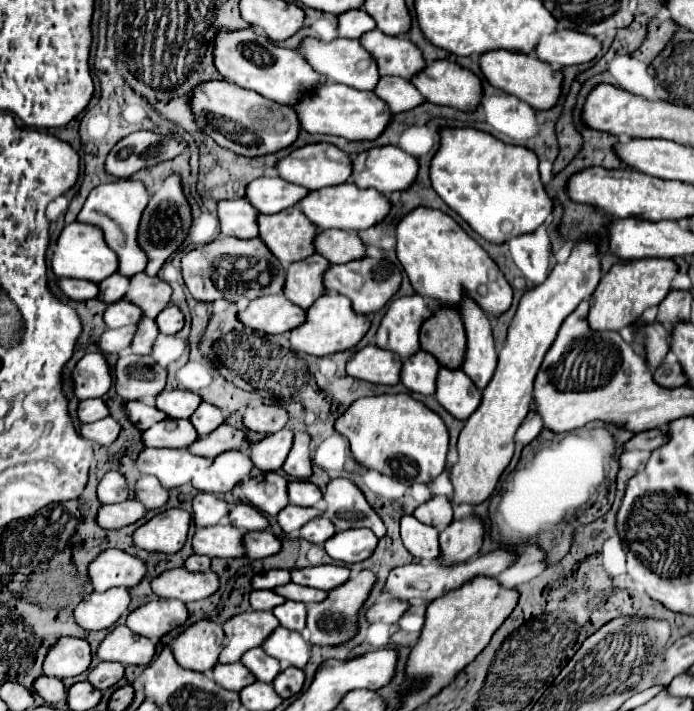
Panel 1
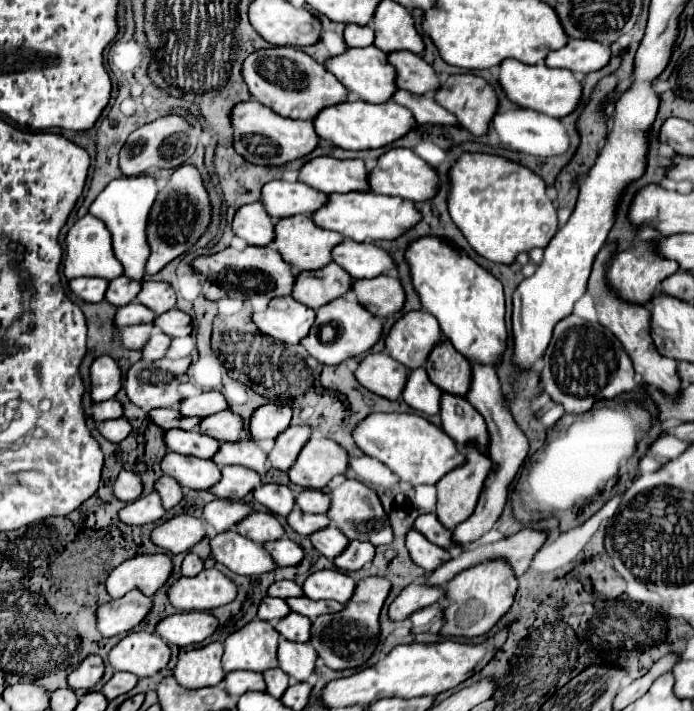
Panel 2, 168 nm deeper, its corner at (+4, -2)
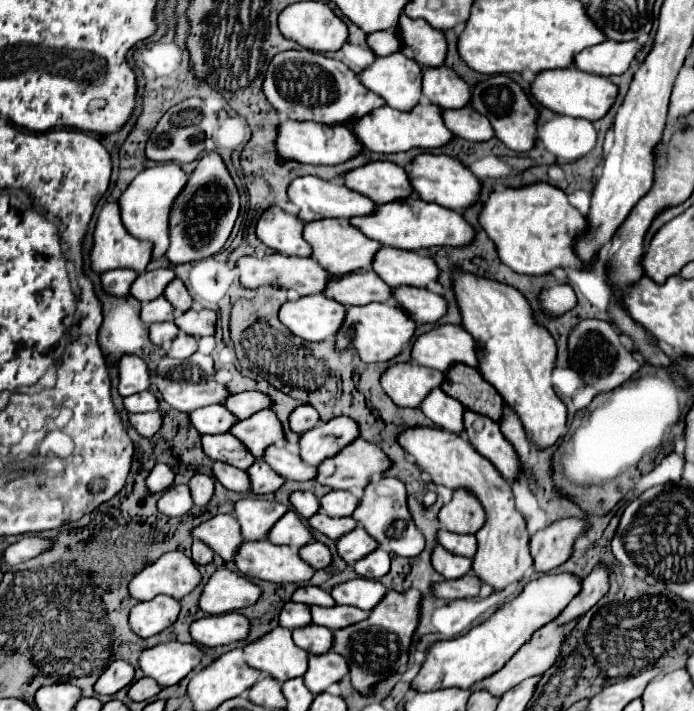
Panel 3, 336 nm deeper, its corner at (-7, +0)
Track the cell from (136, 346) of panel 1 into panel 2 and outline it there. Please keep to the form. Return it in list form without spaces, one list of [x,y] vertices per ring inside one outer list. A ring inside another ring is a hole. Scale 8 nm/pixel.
[[[155,327],[153,333],[151,333],[151,339],[143,347],[143,359],[145,361],[157,361],[157,359],[161,359],[167,353],[169,345],[171,345],[171,337],[167,337],[161,329]]]

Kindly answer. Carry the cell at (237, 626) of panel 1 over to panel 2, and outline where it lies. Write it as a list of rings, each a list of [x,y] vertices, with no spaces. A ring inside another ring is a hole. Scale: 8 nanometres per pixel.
[[[253,619],[253,623],[227,637],[223,667],[225,671],[249,669],[257,673],[279,667],[277,643],[279,635],[273,625],[261,619]]]

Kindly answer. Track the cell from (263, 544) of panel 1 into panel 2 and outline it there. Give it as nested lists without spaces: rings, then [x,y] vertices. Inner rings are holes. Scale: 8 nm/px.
[[[287,537],[277,539],[273,543],[265,543],[265,547],[279,567],[293,567],[303,561],[303,549]]]

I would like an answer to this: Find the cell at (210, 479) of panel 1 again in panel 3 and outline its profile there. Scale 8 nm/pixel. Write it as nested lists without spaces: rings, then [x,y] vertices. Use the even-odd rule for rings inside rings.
[[[256,461],[254,465],[250,465],[246,473],[250,477],[250,491],[256,495],[272,493],[284,483],[284,479],[278,473],[274,473],[264,461]]]

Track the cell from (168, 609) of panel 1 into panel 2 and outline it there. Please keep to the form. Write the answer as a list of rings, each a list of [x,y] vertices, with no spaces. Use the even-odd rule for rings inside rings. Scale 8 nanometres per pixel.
[[[191,611],[191,613],[177,613],[165,617],[157,623],[155,635],[159,635],[165,643],[187,647],[205,641],[217,629],[217,617],[207,611]]]

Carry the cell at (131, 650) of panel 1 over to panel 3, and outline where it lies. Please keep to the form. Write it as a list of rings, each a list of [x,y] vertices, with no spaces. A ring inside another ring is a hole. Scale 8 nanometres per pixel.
[[[162,643],[140,653],[138,665],[144,675],[158,681],[158,685],[170,687],[184,679],[202,661],[202,651],[194,643]]]

